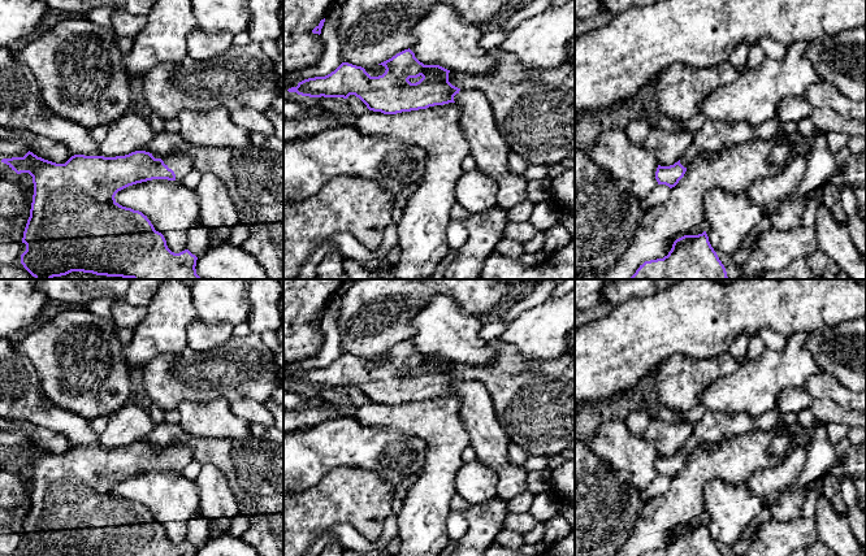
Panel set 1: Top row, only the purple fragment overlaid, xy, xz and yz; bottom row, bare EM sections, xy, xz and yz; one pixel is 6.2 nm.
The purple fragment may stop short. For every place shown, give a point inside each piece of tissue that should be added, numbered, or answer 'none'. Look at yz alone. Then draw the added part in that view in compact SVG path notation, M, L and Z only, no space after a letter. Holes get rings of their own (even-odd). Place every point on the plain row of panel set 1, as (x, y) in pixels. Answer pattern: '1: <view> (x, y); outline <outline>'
1: yz (692, 442); outline M690 435L687 442L683 444L681 449L680 449L680 455L684 457L684 459L688 459L689 455L697 448L701 446L701 442Z

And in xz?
1: xz (489, 441); outline M477 381L460 382L454 392L462 399L462 418L479 460L498 475L497 496L508 501L527 491L527 470L510 462L508 435L494 417L493 400L486 387Z

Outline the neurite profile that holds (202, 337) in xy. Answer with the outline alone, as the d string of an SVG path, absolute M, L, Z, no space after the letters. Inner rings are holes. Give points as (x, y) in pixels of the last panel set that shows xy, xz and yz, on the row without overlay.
M199 317L187 327L187 347L196 352L218 348L233 335L230 323L205 323Z

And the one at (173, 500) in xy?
M152 470L118 482L116 494L142 503L161 524L168 539L179 544L186 540L187 524L202 516L199 495L194 481L178 472Z

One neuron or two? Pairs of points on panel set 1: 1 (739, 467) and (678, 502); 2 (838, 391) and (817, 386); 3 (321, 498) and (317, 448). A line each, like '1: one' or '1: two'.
1: one
2: one
3: two

